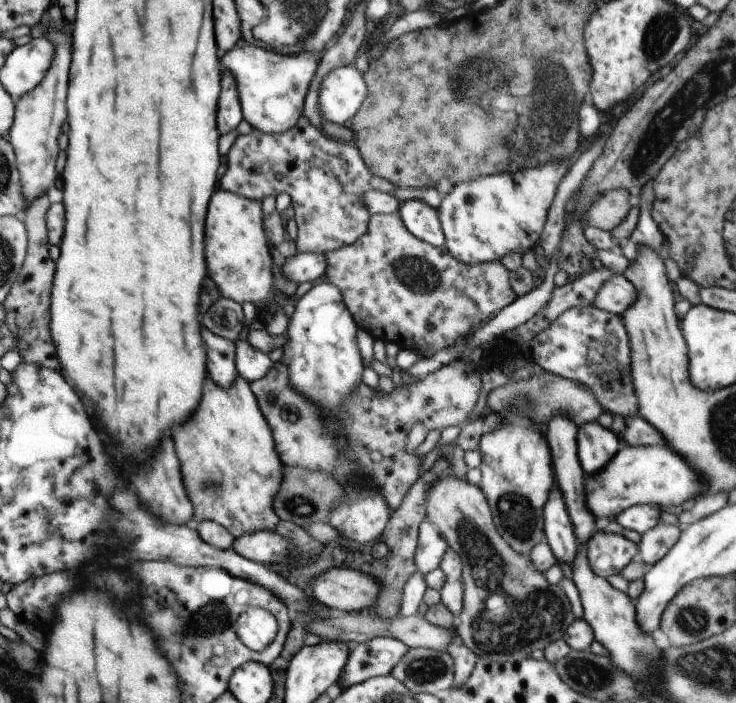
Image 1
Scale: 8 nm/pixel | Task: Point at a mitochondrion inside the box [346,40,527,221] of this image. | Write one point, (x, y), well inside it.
(474, 76)

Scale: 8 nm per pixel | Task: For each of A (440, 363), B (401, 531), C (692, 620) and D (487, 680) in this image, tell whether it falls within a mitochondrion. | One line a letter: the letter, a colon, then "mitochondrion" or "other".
A: other
B: mitochondrion
C: mitochondrion
D: other

